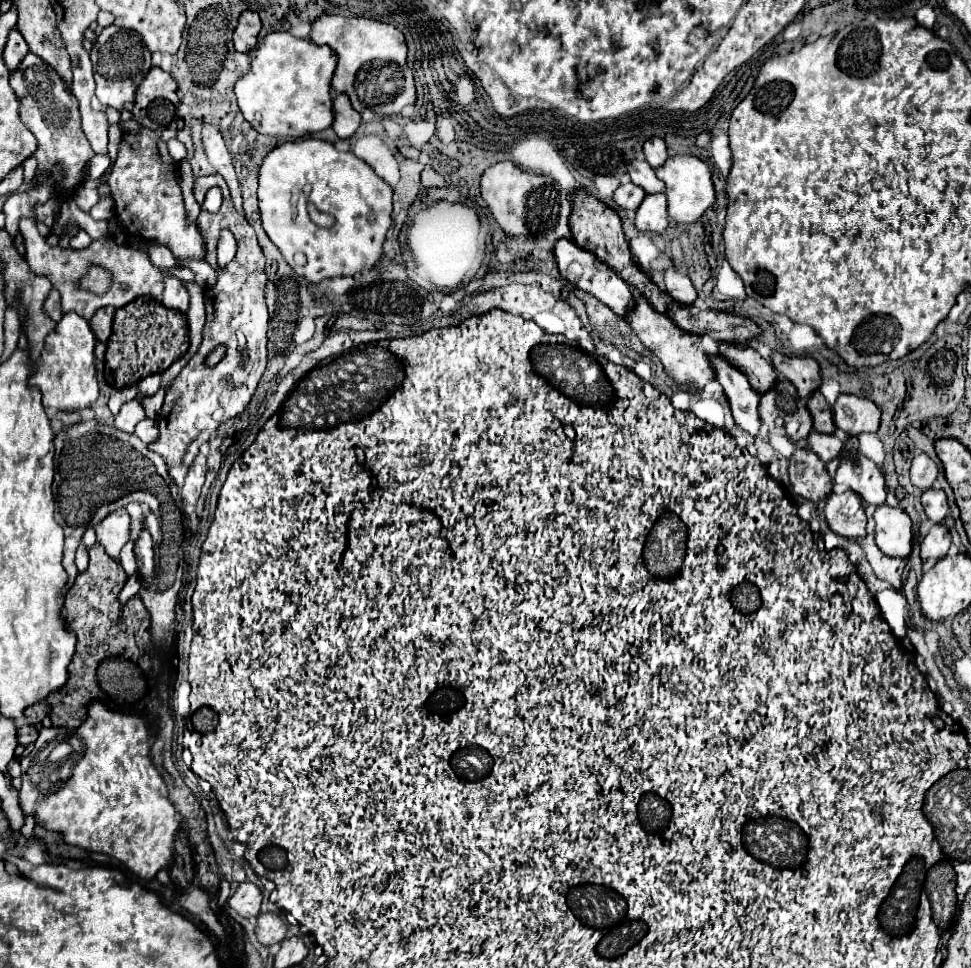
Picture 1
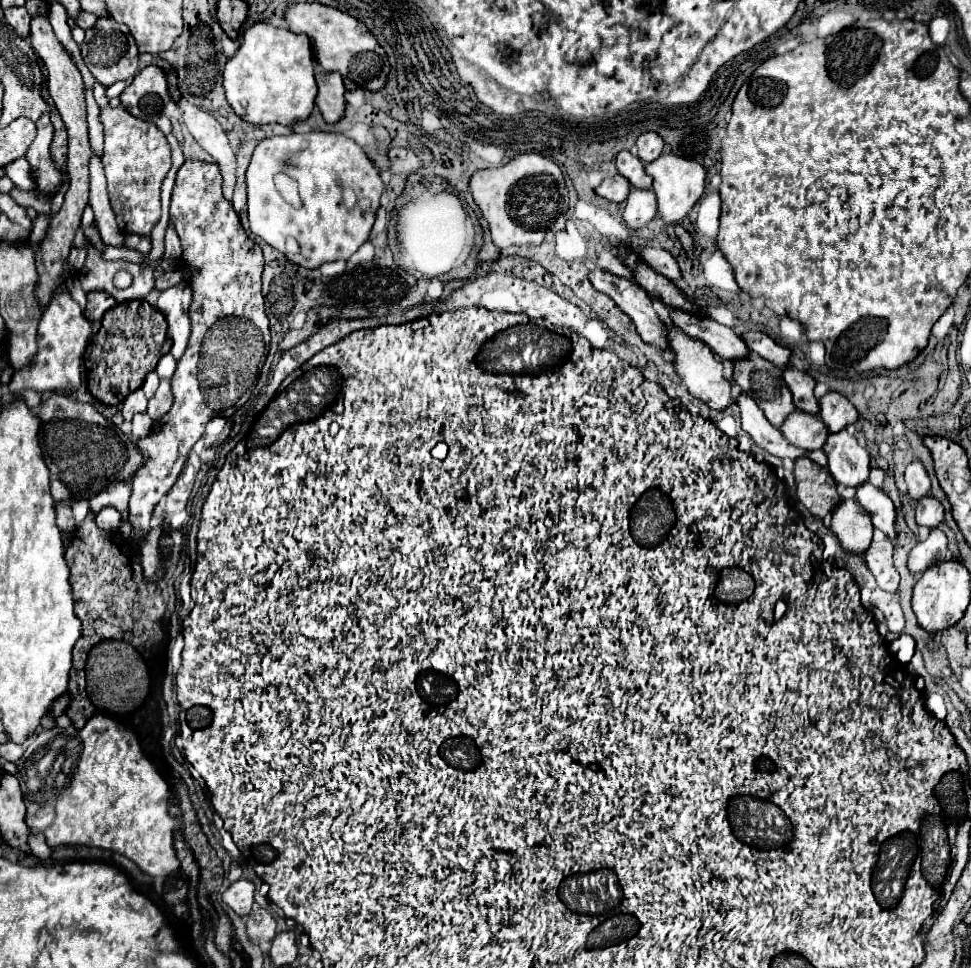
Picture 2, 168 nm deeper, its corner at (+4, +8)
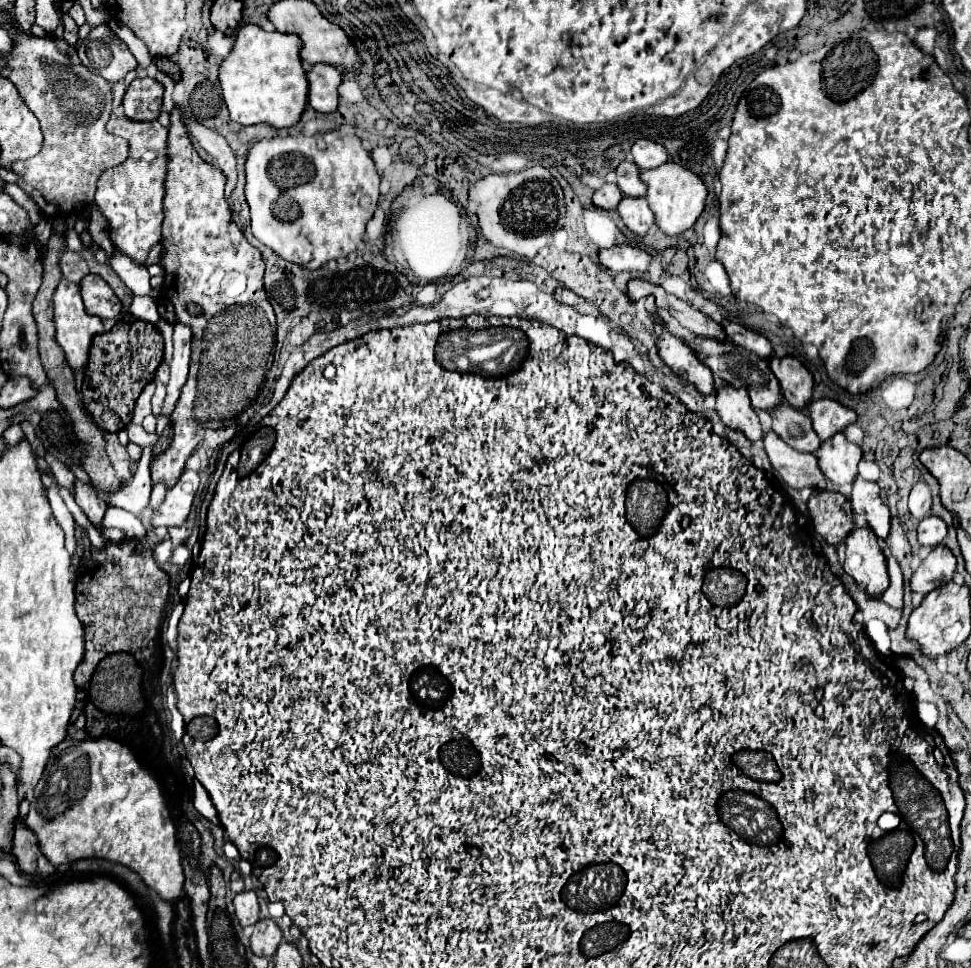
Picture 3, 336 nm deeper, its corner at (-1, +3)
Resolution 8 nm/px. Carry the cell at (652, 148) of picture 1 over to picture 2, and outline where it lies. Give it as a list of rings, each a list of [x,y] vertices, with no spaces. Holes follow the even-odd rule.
[[[642,133],[636,139],[636,147],[638,147],[638,157],[644,163],[648,163],[648,161],[654,161],[662,153],[664,141],[662,141],[662,137],[658,133]]]

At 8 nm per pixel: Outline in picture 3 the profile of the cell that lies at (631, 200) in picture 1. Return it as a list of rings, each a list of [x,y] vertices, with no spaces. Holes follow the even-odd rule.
[[[603,184],[599,190],[595,190],[593,194],[593,204],[605,210],[613,210],[617,208],[617,204],[621,202],[621,190],[617,184]]]

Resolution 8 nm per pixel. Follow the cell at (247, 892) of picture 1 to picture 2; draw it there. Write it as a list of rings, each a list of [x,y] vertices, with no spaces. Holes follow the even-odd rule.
[[[240,879],[236,883],[232,883],[224,893],[222,893],[222,901],[232,907],[240,917],[248,915],[252,911],[252,903],[254,903],[254,883]]]

